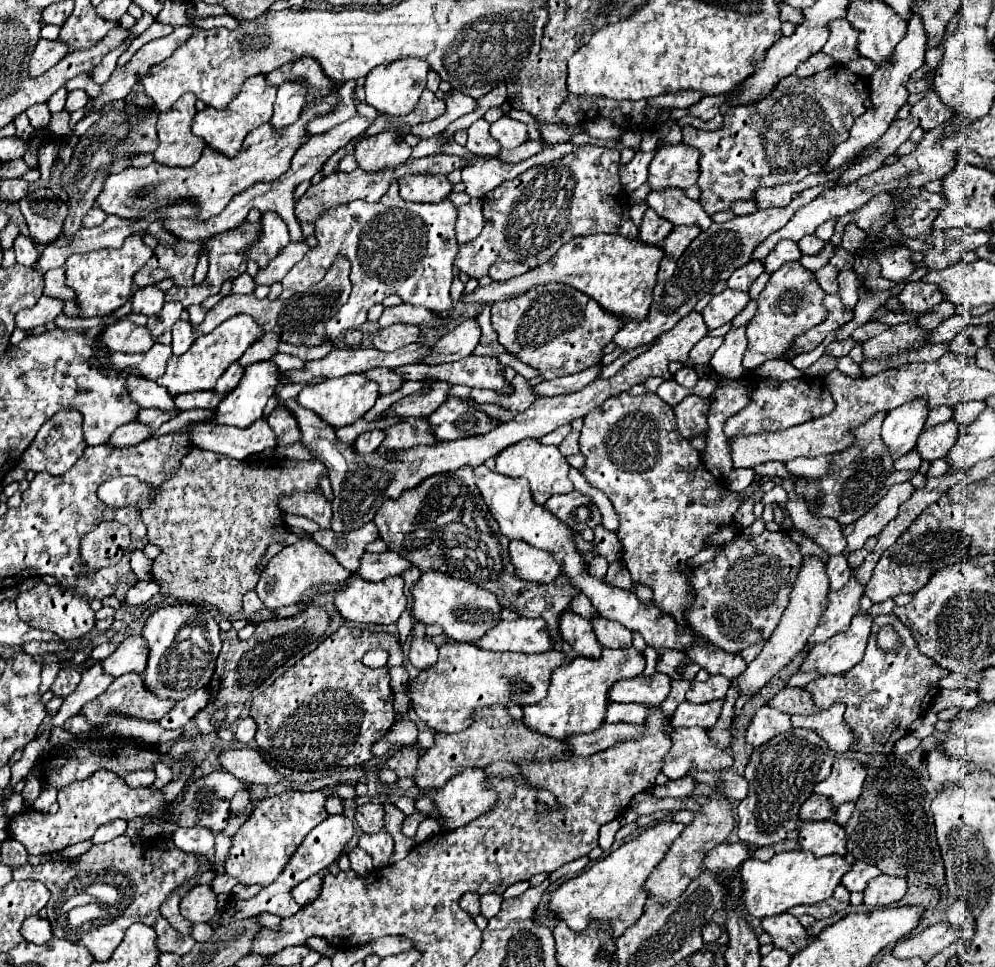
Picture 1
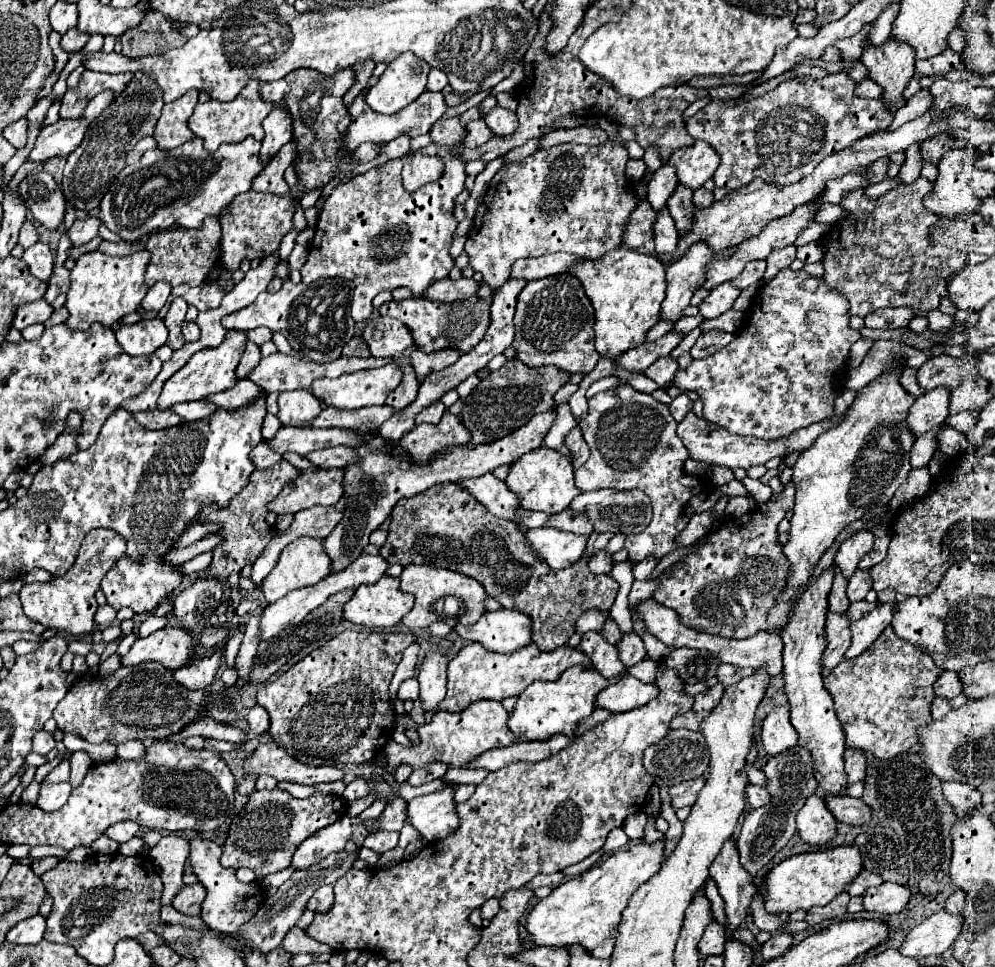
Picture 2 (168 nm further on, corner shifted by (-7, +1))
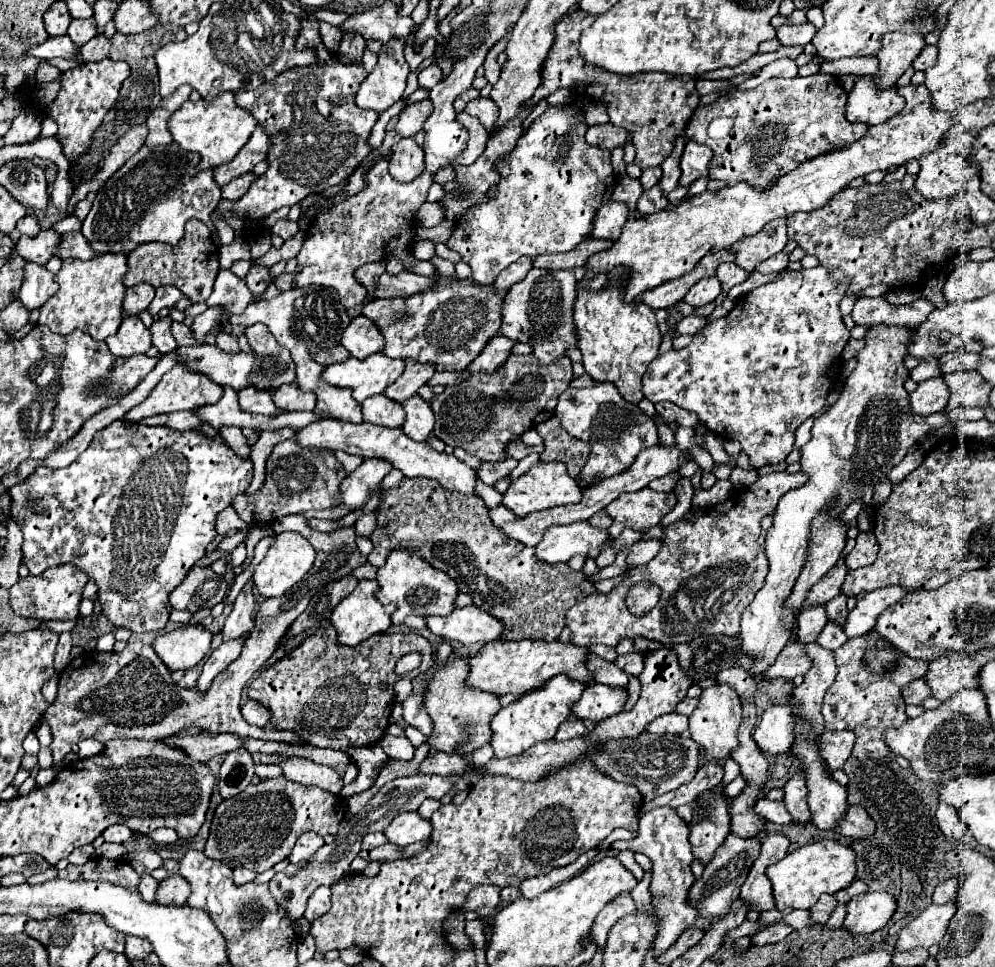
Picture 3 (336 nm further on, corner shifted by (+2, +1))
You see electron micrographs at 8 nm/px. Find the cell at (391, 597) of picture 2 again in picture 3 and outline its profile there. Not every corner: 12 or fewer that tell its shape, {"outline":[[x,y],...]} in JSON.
{"outline":[[363,579],[333,609],[339,645],[359,645],[391,627],[377,581]]}

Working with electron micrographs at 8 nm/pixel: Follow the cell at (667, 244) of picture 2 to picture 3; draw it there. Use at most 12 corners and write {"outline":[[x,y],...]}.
{"outline":[[661,187],[641,193],[637,211],[645,217],[665,209]]}

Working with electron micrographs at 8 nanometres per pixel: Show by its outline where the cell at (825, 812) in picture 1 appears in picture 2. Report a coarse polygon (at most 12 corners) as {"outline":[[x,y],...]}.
{"outline":[[824,795],[830,813],[842,823],[870,821],[870,809],[848,795]]}

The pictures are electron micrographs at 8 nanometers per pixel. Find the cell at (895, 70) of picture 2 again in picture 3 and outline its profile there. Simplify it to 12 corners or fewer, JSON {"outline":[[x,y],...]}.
{"outline":[[859,77],[847,99],[847,121],[879,125],[905,105],[897,89],[879,91]]}

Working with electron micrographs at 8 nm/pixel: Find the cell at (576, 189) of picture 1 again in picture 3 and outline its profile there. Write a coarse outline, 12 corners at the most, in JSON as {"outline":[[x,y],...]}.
{"outline":[[547,105],[447,247],[491,285],[591,237],[615,189],[589,123]]}

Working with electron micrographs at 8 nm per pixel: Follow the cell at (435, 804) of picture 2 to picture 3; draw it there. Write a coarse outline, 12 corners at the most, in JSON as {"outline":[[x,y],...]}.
{"outline":[[399,813],[385,827],[387,843],[405,847],[429,839],[419,813]]}

